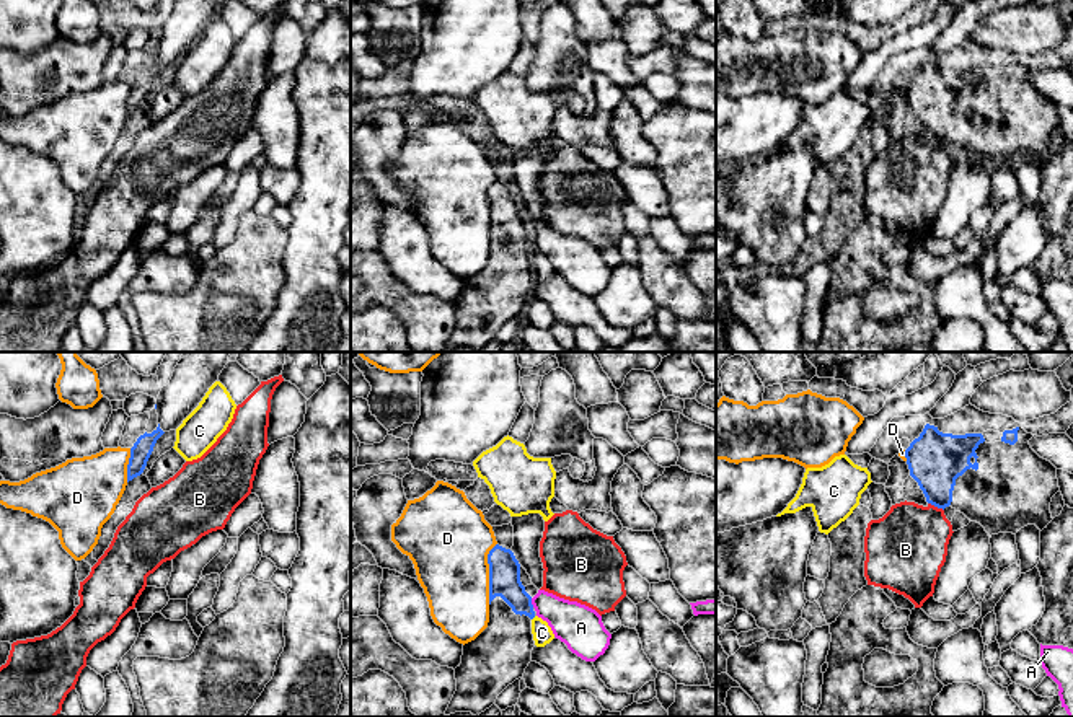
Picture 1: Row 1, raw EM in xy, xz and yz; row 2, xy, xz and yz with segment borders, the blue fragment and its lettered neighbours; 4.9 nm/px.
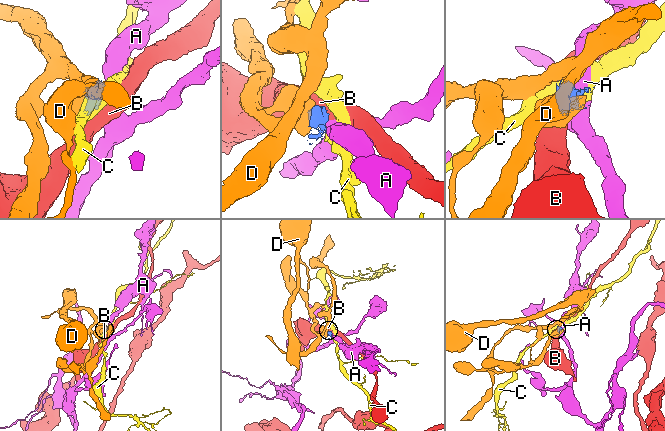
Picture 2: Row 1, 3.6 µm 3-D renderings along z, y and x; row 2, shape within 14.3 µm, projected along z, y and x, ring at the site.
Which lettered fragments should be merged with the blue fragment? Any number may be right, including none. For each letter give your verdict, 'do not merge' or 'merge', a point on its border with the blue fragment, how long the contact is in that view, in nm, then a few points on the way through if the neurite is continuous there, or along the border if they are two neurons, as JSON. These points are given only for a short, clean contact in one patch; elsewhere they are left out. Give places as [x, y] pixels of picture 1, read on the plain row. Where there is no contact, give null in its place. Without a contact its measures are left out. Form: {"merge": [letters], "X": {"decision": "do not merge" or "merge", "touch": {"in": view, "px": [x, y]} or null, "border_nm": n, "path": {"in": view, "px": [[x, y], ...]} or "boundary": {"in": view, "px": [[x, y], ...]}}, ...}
{"merge": [], "A": {"decision": "do not merge", "touch": {"in": "xz", "px": [530, 238]}, "border_nm": 50, "boundary": {"in": "xz", "px": [[530, 233], [534, 241]]}}, "B": {"decision": "do not merge", "touch": {"in": "yz", "px": [936, 140]}, "border_nm": 90, "boundary": {"in": "yz", "px": [[928, 137], [943, 145]]}}, "C": {"decision": "do not merge", "touch": null}, "D": {"decision": "do not merge", "touch": {"in": "xz", "px": [490, 209]}, "border_nm": 300, "boundary": {"in": "xz", "px": [[496, 178], [488, 189], [488, 238]]}}}

